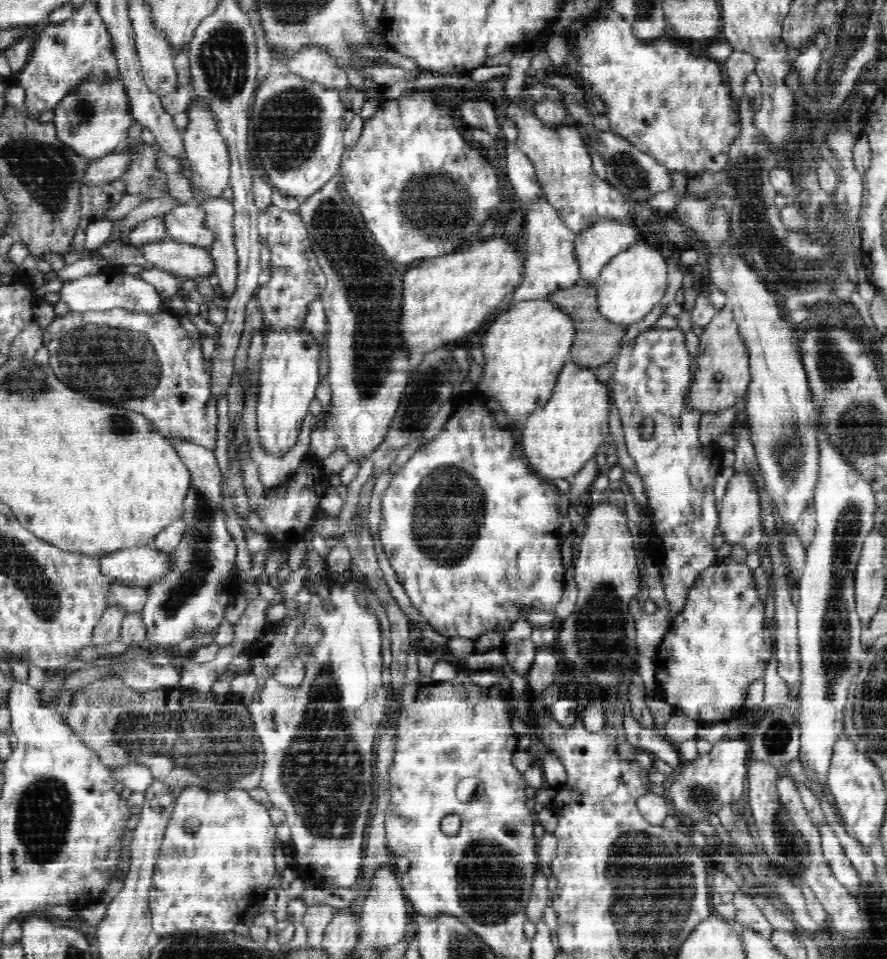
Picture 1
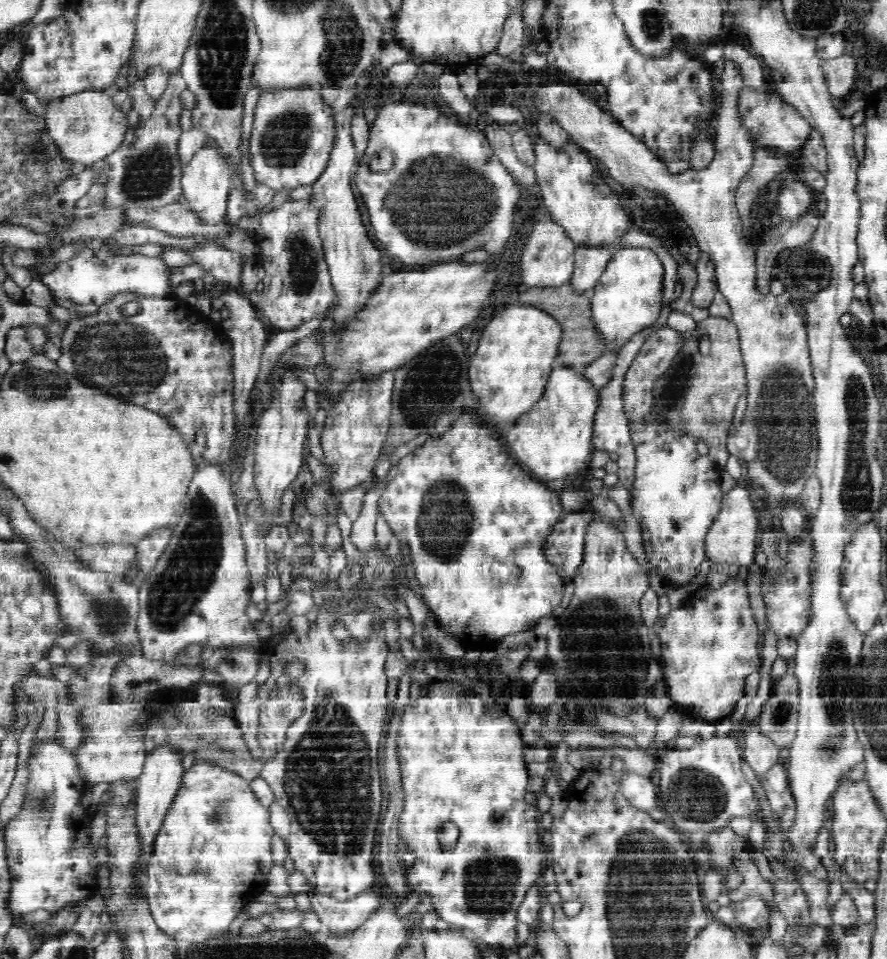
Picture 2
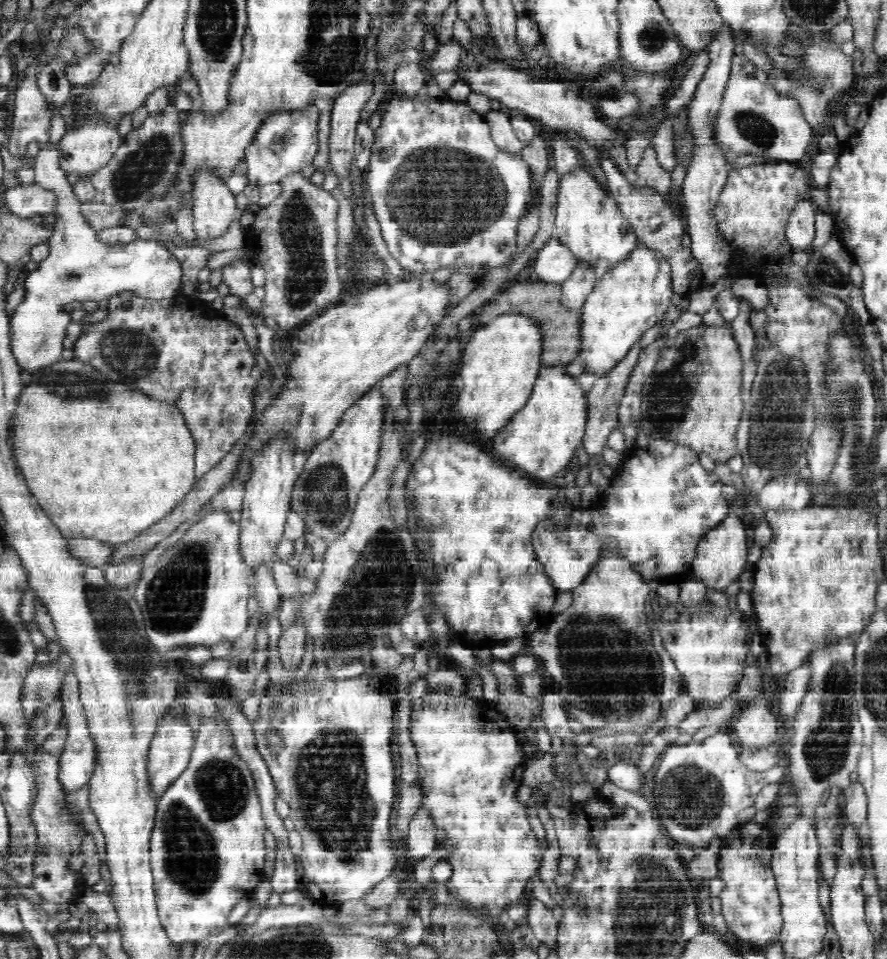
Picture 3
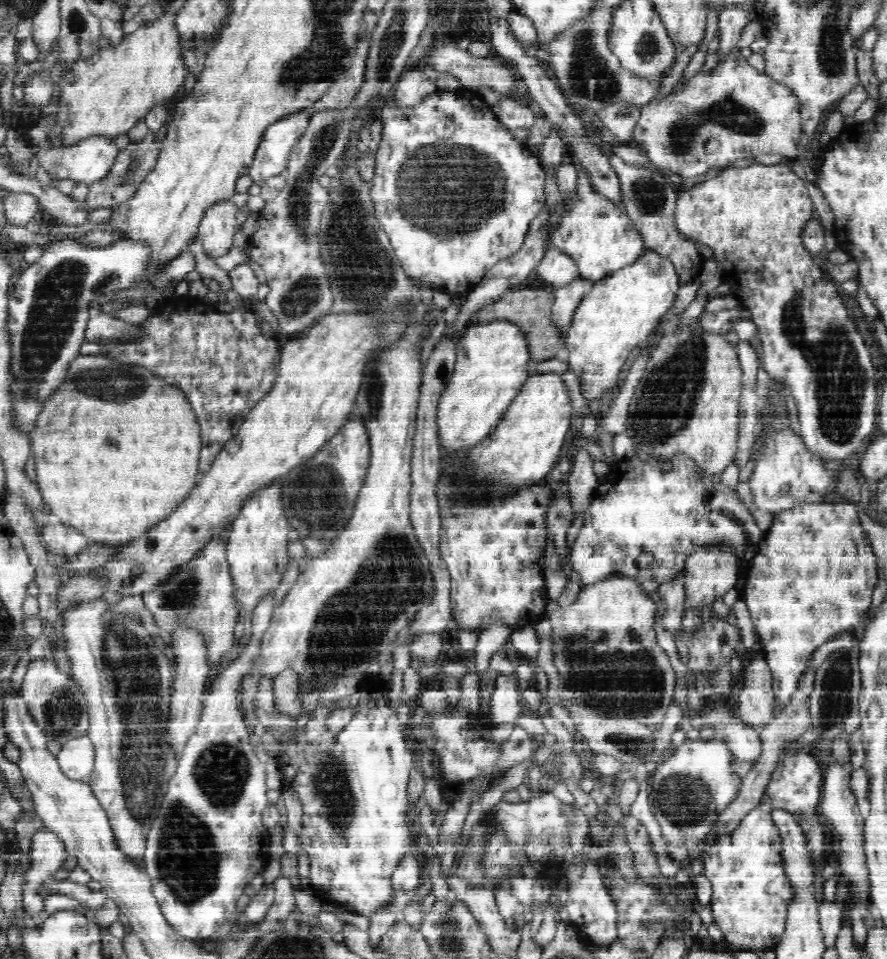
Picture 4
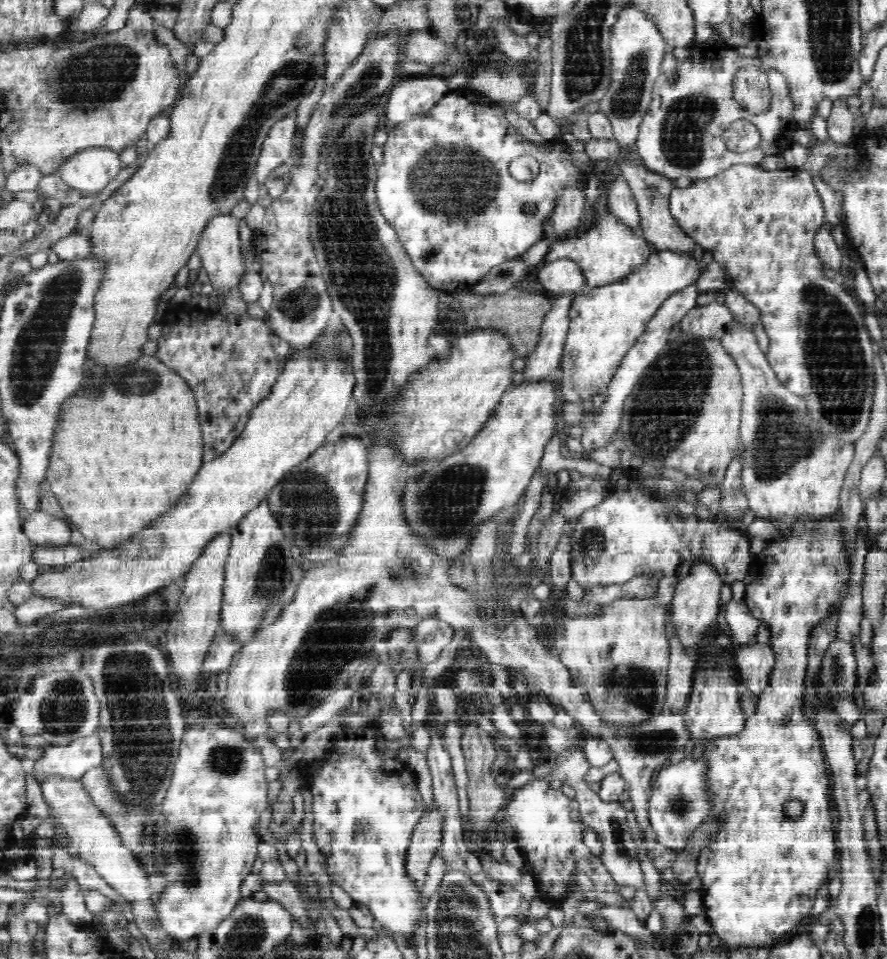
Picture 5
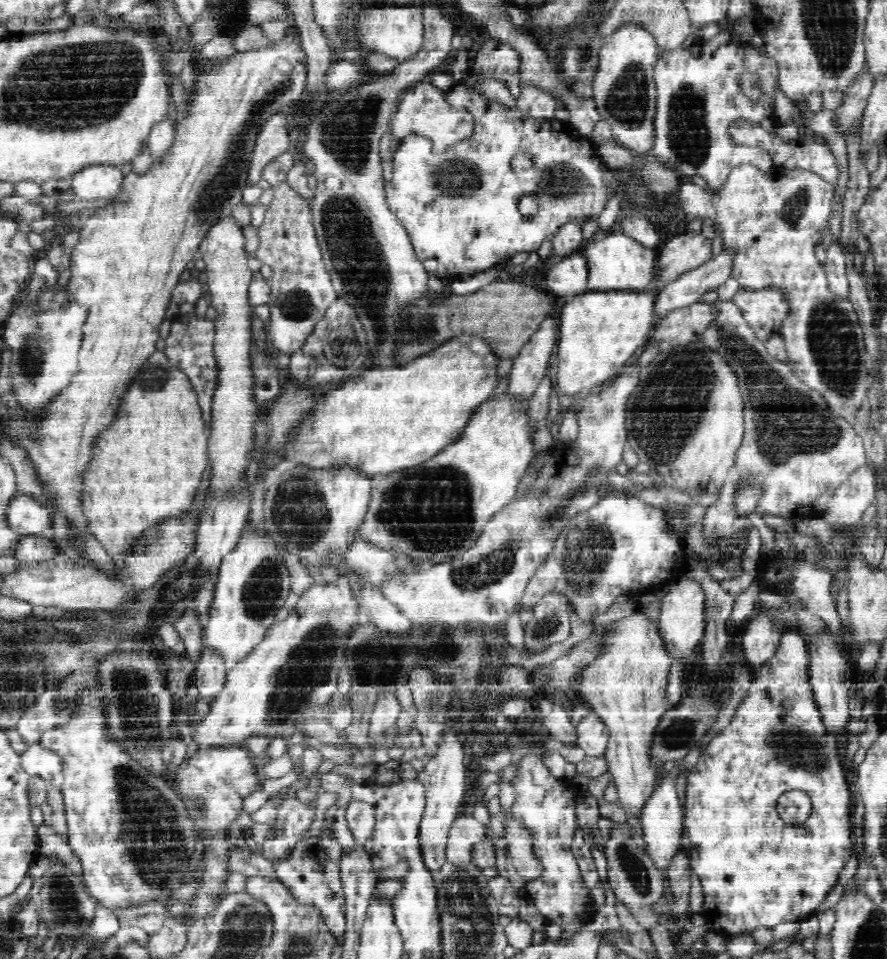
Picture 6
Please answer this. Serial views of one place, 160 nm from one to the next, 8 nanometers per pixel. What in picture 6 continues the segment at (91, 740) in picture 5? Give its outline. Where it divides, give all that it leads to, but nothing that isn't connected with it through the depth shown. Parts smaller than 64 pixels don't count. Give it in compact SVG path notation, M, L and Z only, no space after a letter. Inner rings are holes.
M34 743L21 754L23 770L30 777L39 776L50 782L52 778L63 772L62 760L54 751Z

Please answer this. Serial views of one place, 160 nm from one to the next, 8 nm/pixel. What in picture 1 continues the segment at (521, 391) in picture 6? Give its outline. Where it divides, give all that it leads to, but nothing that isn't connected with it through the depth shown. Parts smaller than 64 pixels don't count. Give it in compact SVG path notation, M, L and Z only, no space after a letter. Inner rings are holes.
M606 220L606 224L601 221L576 234L575 253L581 279L595 284L608 261L634 245L636 240L638 230L632 224L610 224L610 220Z

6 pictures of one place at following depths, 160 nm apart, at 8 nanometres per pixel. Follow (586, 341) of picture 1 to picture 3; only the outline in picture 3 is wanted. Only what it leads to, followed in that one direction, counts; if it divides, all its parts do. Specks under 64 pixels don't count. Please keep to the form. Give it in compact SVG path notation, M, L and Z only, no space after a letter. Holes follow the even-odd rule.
M536 282L520 284L508 288L504 294L496 296L496 300L486 307L484 314L478 316L480 323L488 323L497 316L506 314L524 315L534 322L541 332L541 356L544 366L552 366L558 360L568 358L568 364L575 362L579 348L579 310L570 310L560 303L561 286L556 283Z

